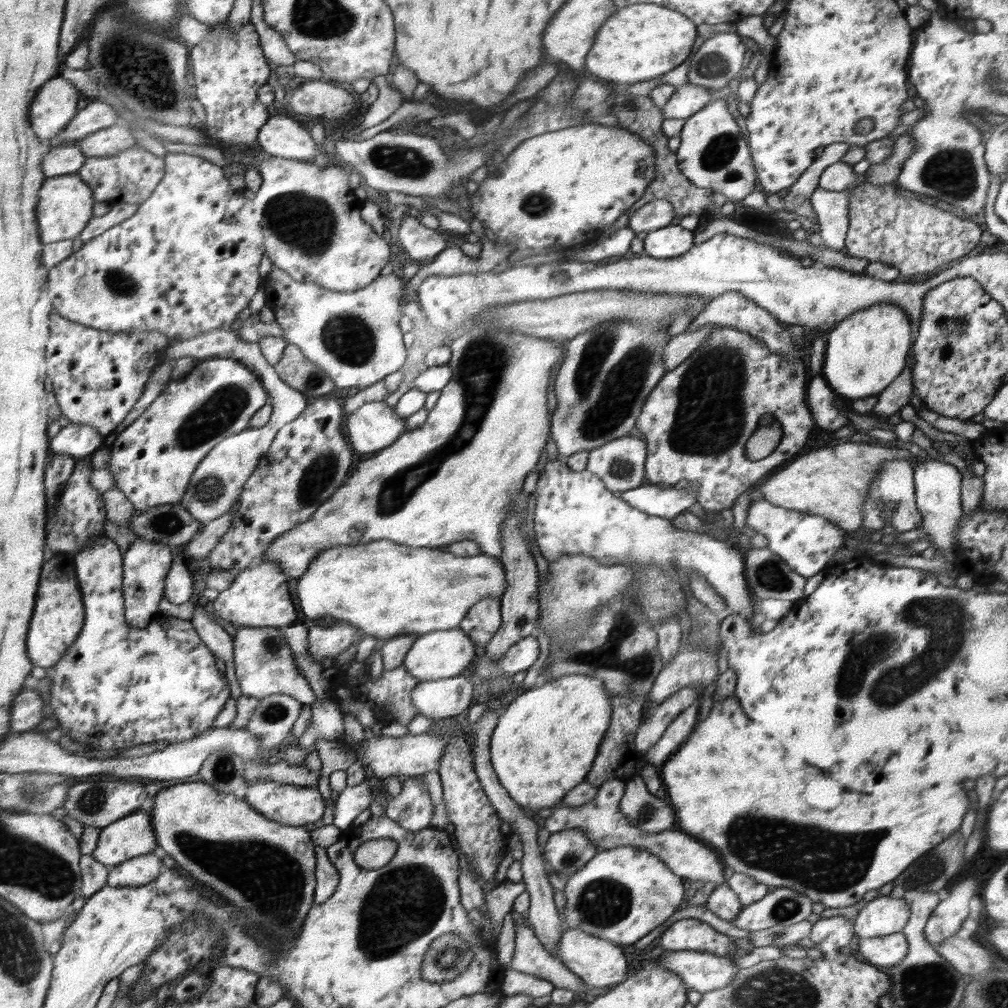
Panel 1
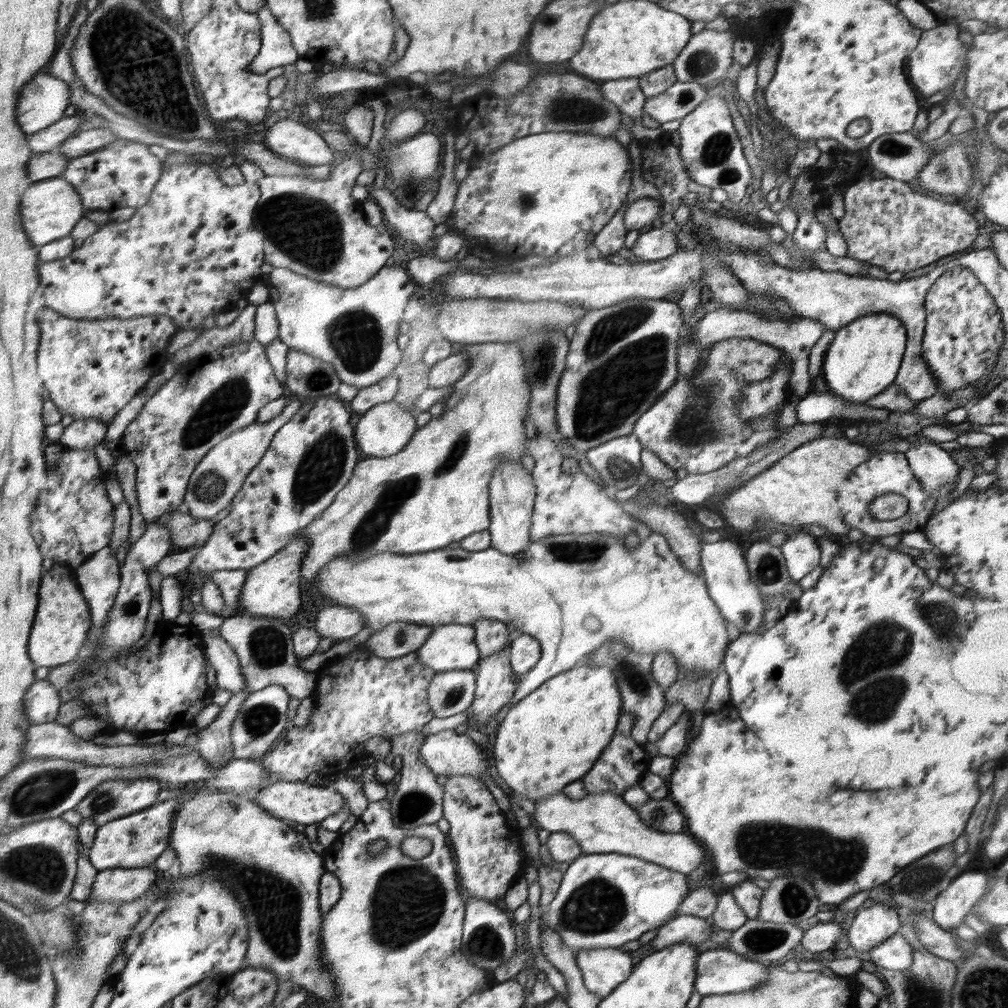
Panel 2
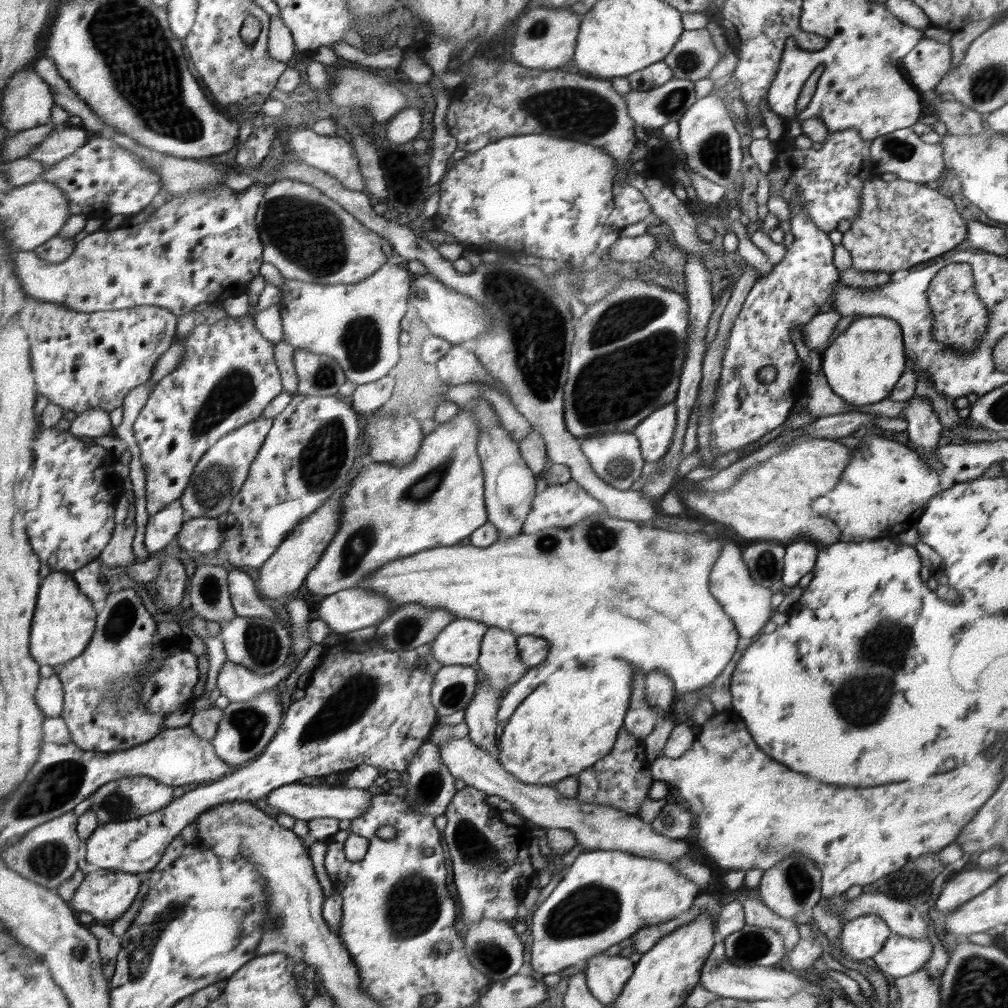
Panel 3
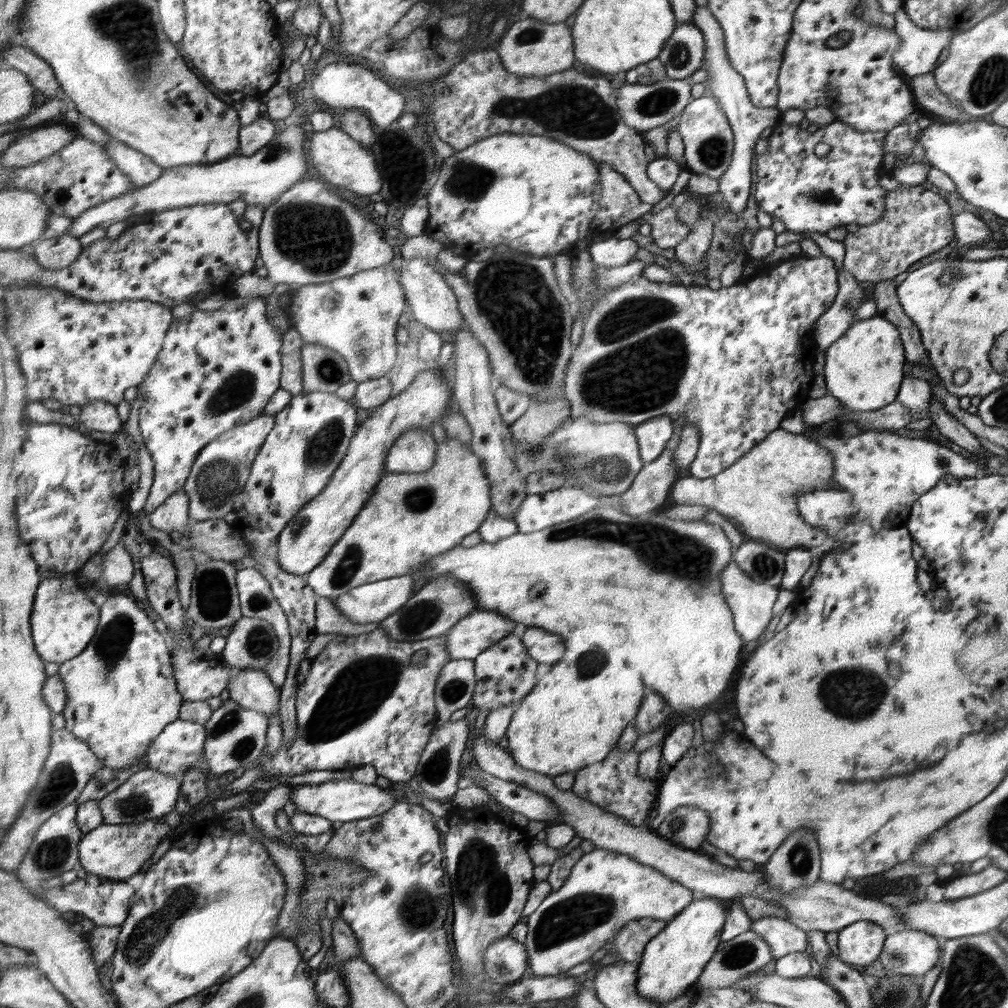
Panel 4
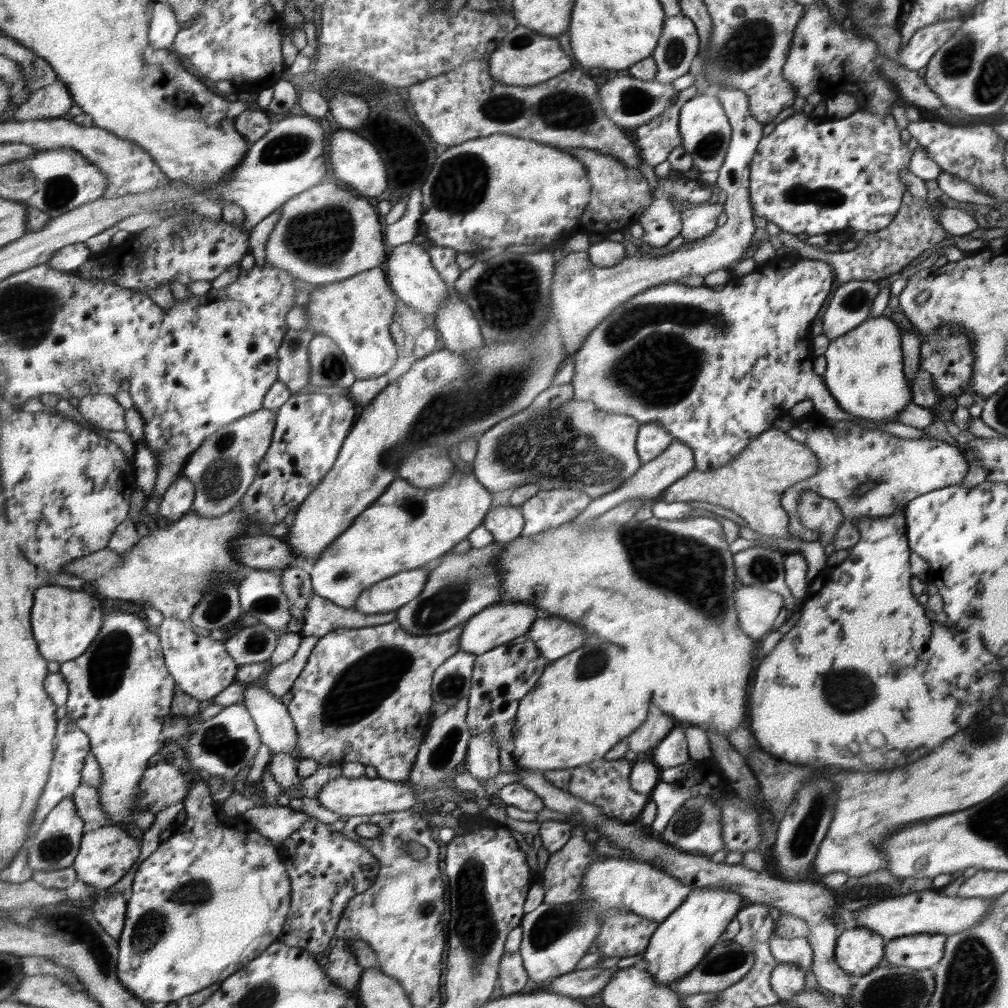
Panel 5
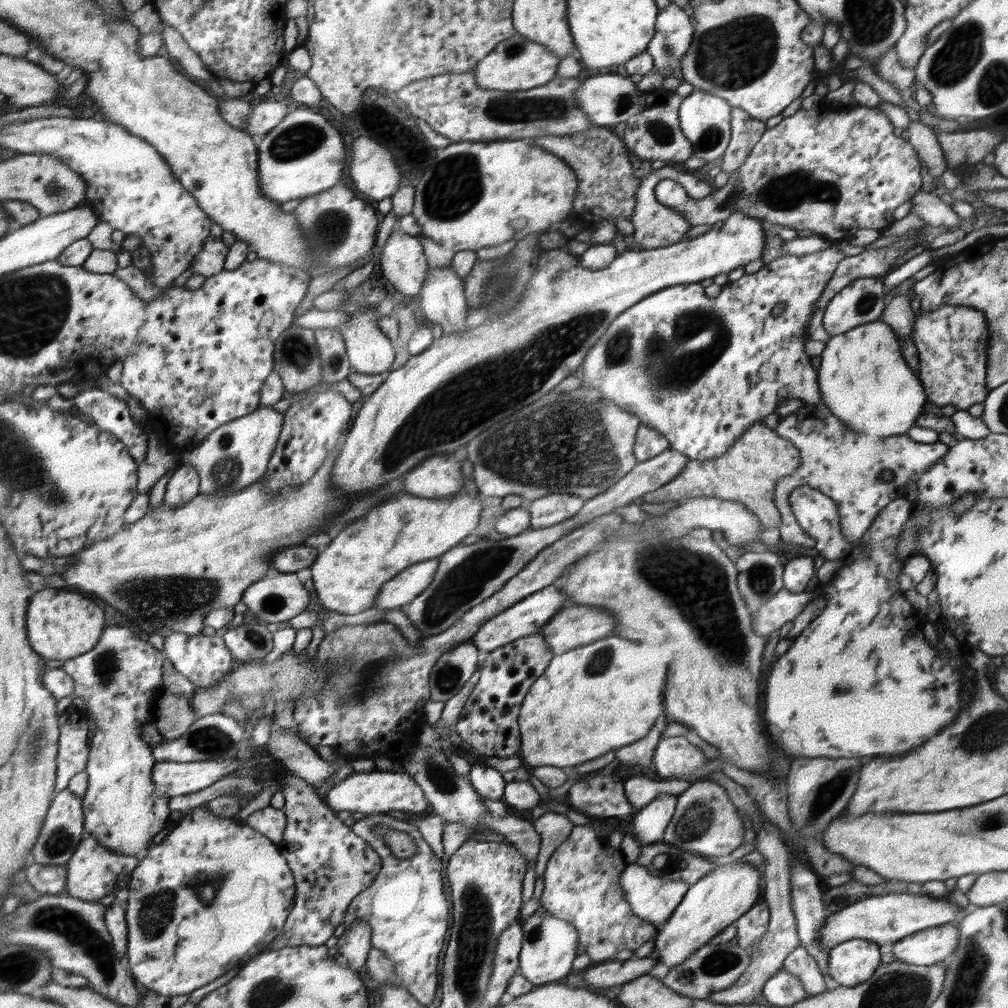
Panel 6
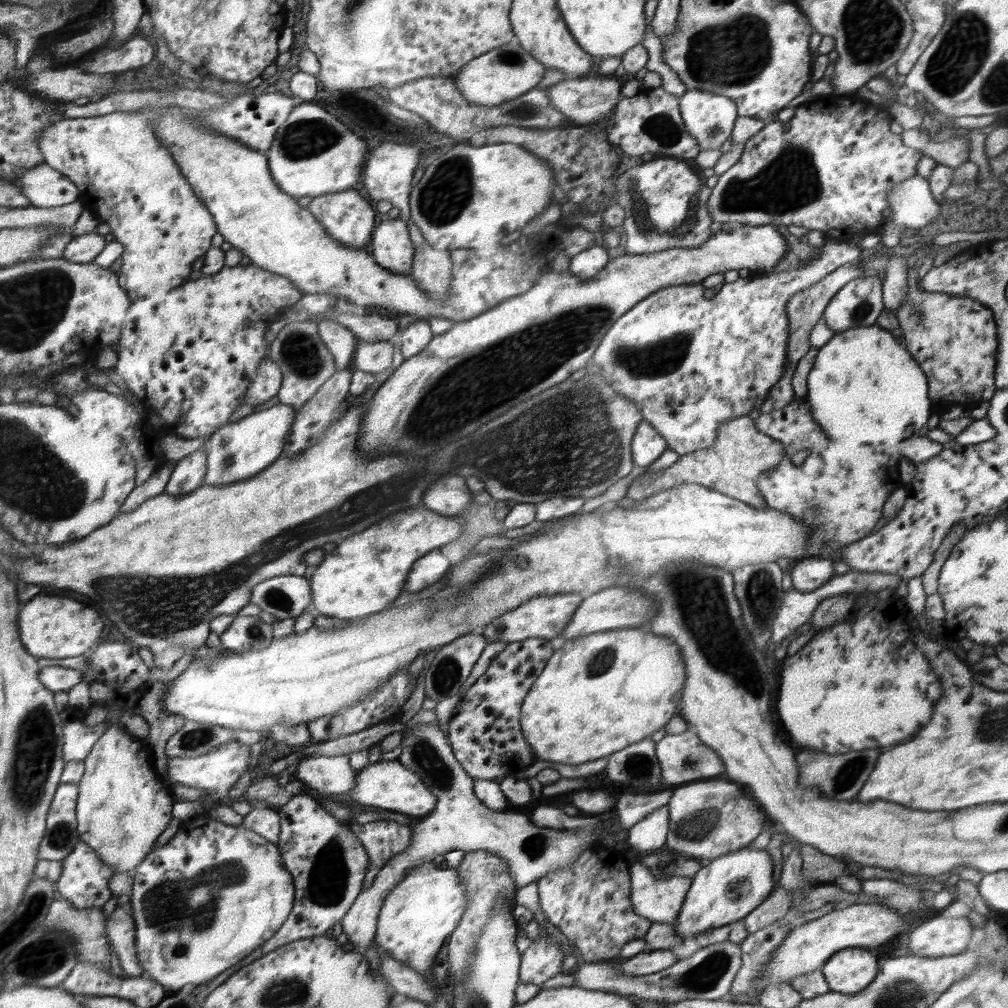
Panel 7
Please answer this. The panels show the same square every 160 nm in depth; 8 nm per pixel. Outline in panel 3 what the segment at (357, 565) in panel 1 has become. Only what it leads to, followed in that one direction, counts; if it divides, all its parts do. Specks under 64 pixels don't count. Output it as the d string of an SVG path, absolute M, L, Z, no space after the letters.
M603 509L598 514L587 516L582 522L570 528L548 527L534 534L521 533L518 536L507 538L506 540L498 540L486 548L478 548L471 544L462 545L460 543L420 551L407 558L386 563L378 572L374 572L374 576L368 576L368 580L360 581L356 587L379 592L379 594L383 594L386 598L389 598L396 607L402 607L404 604L410 604L412 602L419 602L426 608L443 608L444 610L449 610L458 619L469 618L470 620L477 620L490 627L500 627L502 630L508 630L517 636L530 634L546 639L549 644L547 657L540 664L529 668L517 683L514 683L508 688L506 696L499 704L497 712L497 722L499 722L508 720L512 716L512 713L524 702L524 699L531 692L534 692L534 689L538 688L543 683L543 680L546 680L547 676L556 672L562 664L570 662L572 658L607 656L607 659L626 660L626 662L632 664L632 680L634 677L634 668L640 669L645 676L652 671L662 671L672 680L676 699L686 694L686 692L699 690L703 686L710 684L717 676L720 676L726 664L736 654L736 644L738 644L738 638L740 638L734 623L723 611L721 604L709 591L709 576L723 544L724 540L704 536L701 531L672 532L665 528L652 526L650 523L638 524L632 520L622 520L618 517L609 516L606 513L606 509Z

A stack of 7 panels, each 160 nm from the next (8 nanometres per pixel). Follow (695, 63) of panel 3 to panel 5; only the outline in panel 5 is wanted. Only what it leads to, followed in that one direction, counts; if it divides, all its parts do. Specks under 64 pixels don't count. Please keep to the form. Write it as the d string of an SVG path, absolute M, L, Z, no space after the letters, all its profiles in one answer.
M682 13L667 16L661 37L651 54L657 66L657 75L652 81L668 84L688 73L692 60L699 54L699 44L692 20Z

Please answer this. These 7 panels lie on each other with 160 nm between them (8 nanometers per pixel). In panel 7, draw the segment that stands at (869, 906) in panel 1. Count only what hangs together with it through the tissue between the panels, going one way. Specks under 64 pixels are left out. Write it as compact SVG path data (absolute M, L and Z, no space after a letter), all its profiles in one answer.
M860 947L844 948L821 966L828 986L834 992L854 994L876 978L879 957Z

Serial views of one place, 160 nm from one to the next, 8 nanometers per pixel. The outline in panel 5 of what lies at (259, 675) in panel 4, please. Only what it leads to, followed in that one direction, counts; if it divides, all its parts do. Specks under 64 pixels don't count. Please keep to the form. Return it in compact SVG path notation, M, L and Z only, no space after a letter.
M250 683L244 687L243 705L249 710L252 720L255 722L262 744L266 744L272 754L290 753L294 760L300 761L297 758L299 752L297 752L296 727L287 706L282 703L281 697L274 696L265 686L257 683Z

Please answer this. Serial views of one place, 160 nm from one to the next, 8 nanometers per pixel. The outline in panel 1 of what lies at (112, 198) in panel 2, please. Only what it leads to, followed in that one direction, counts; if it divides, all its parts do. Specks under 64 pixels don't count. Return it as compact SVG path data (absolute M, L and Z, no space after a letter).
M135 145L131 149L123 150L114 156L90 157L86 159L83 167L75 174L92 188L96 202L124 202L142 204L150 198L152 191L159 186L165 178L166 161L144 147Z

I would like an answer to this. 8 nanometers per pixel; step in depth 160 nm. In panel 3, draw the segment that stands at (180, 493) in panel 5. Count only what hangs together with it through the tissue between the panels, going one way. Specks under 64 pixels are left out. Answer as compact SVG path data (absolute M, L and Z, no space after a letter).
M180 499L167 504L147 522L144 546L149 554L162 550L170 540L175 540L178 532L185 523L184 509Z

